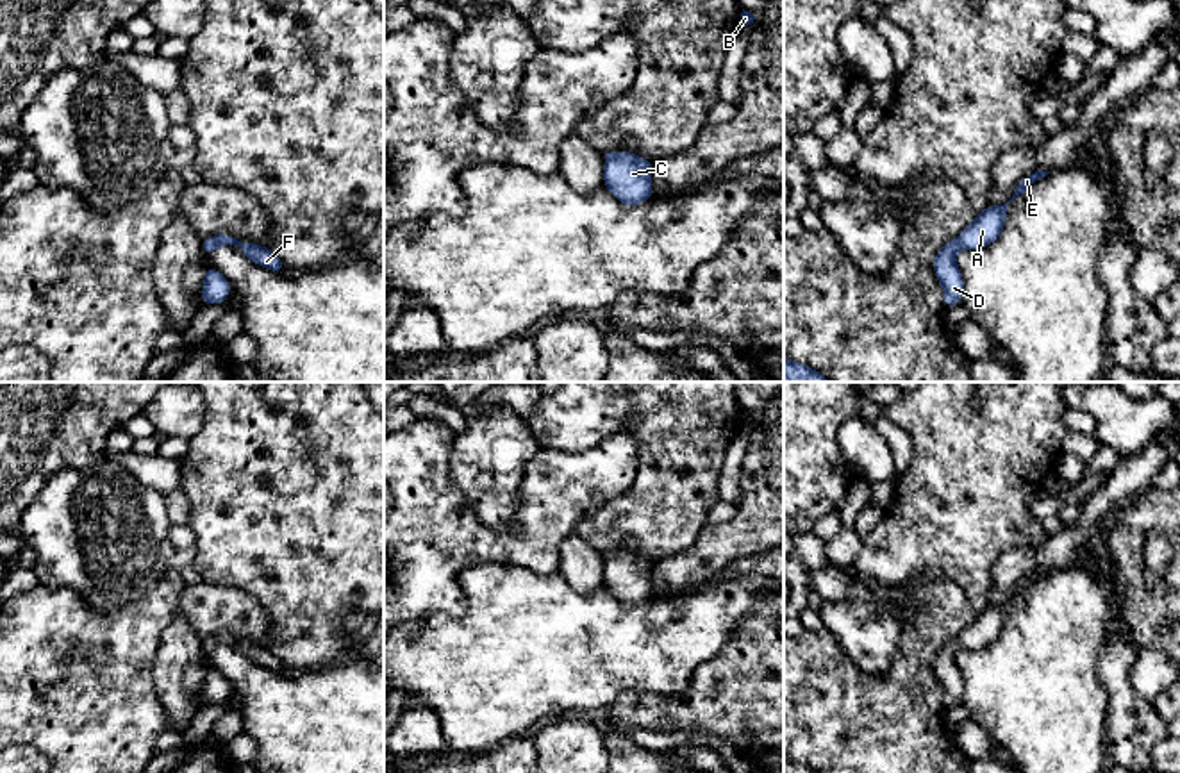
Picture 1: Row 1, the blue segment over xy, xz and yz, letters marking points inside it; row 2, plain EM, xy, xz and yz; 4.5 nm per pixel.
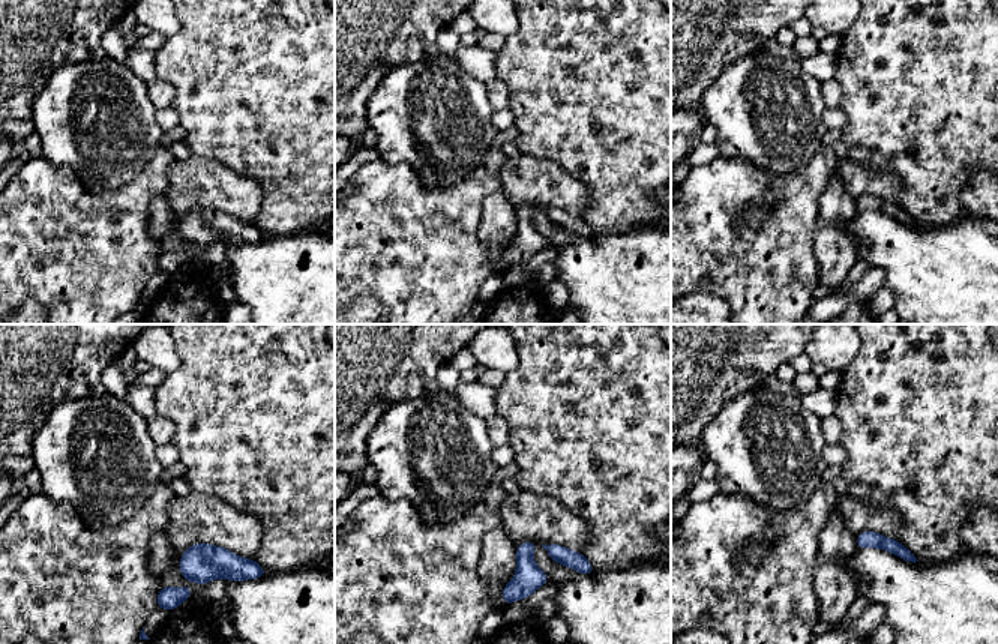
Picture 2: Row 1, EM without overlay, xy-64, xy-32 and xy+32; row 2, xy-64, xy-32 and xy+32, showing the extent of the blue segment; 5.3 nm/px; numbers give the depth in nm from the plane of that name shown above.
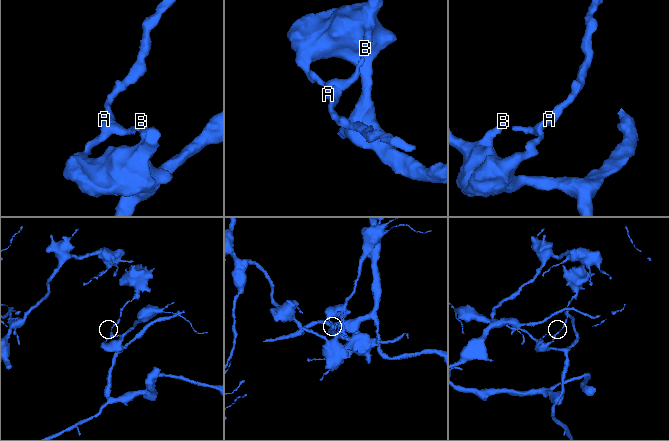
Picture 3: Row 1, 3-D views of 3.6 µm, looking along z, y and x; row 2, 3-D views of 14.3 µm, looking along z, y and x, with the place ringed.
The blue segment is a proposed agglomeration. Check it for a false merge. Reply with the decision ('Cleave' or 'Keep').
Keep

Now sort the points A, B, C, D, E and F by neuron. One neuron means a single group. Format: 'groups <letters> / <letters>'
groups A B C D E F

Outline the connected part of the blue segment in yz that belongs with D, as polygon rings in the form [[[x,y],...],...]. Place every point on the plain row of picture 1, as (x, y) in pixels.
[[[1035,571],[1016,586],[1012,598],[1003,605],[987,605],[987,609],[976,614],[976,619],[964,628],[953,641],[948,641],[934,659],[934,671],[941,686],[944,687],[943,705],[951,707],[960,703],[964,682],[960,671],[955,664],[955,653],[960,648],[978,650],[994,643],[1005,625],[1007,605],[1028,587],[1032,587],[1039,578],[1046,577],[1050,571]]]

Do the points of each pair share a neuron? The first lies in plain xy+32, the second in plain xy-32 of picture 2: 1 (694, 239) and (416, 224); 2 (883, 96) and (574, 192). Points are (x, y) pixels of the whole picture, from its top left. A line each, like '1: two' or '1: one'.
1: one
2: two

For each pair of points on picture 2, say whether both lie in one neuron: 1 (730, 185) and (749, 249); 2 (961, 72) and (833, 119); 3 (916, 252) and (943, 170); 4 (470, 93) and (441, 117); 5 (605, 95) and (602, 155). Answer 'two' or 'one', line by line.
1: one
2: two
3: two
4: one
5: one

